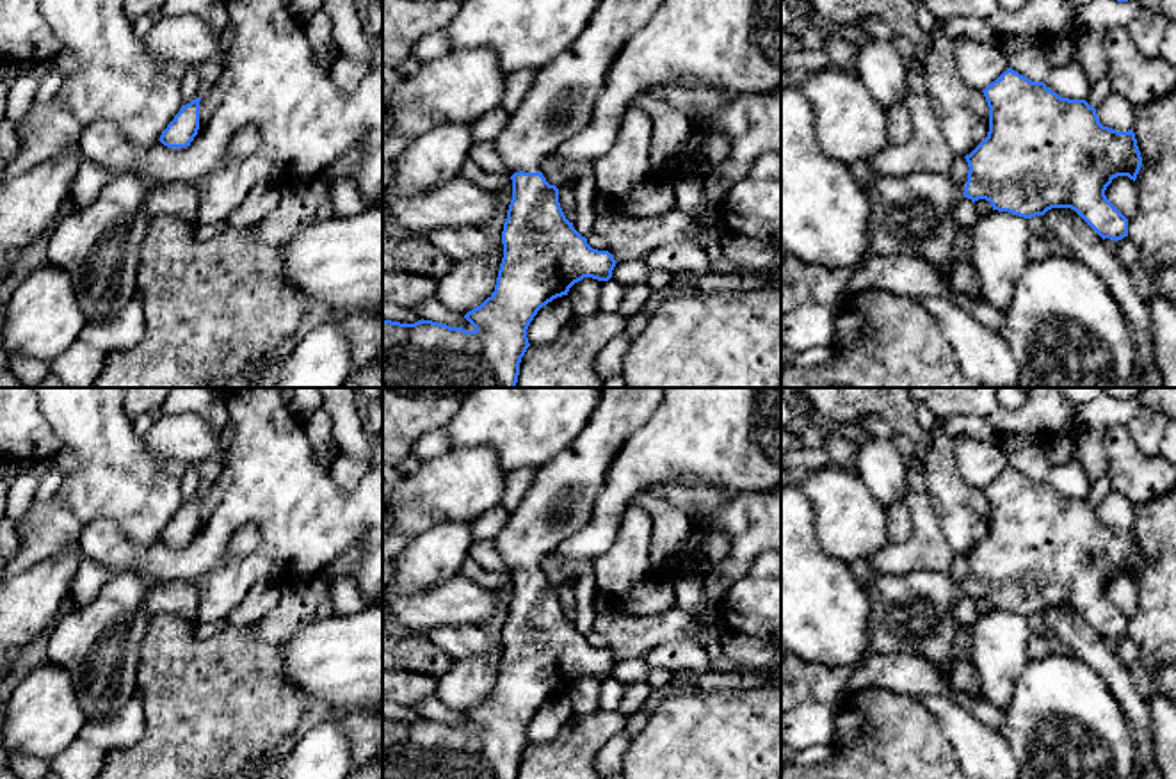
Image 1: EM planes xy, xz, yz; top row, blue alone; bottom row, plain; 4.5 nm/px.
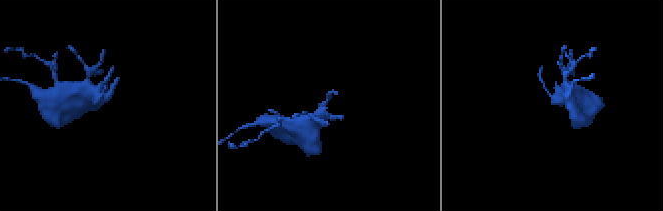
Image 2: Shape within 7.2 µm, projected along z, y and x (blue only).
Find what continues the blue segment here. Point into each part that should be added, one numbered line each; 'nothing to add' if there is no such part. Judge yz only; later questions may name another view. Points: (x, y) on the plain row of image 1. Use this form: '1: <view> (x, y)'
1: yz (913, 612)

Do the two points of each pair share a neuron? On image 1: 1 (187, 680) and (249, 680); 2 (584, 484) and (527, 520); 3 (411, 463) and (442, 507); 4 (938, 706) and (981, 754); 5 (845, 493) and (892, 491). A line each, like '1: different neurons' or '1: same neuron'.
1: same neuron
2: same neuron
3: different neurons
4: same neuron
5: different neurons

